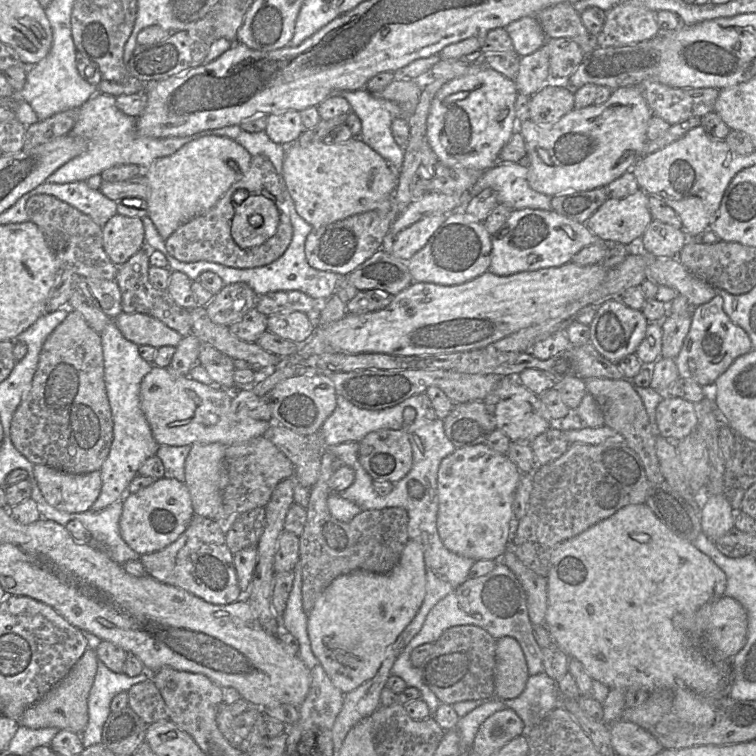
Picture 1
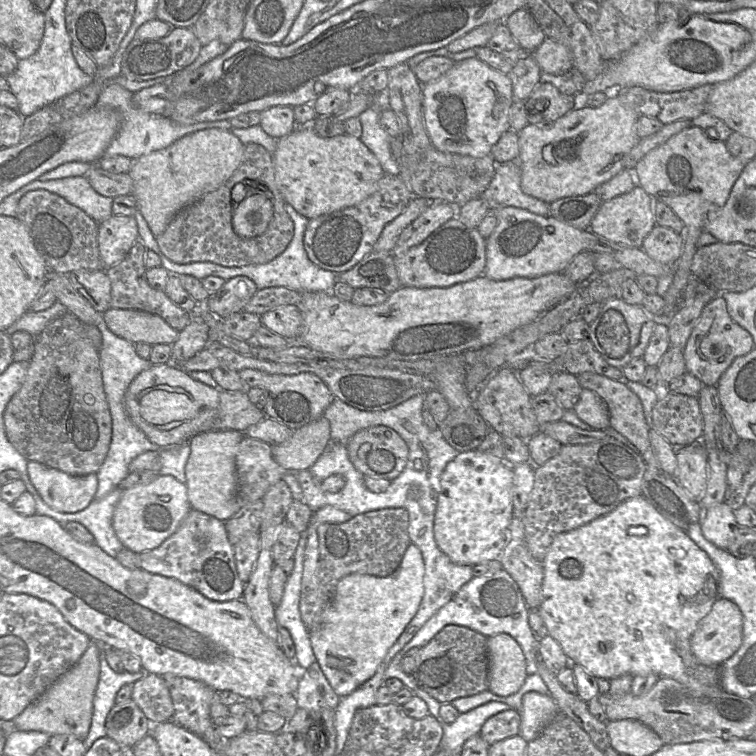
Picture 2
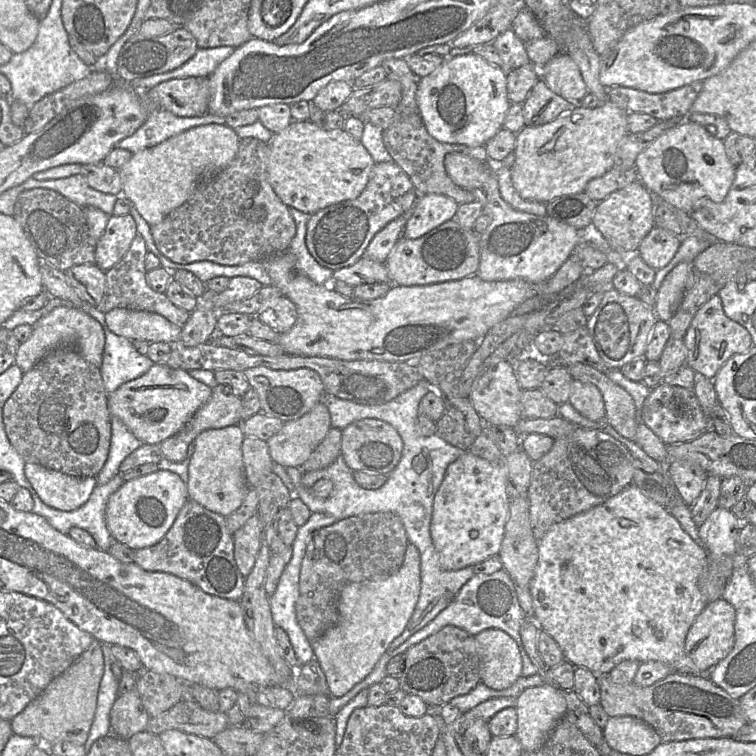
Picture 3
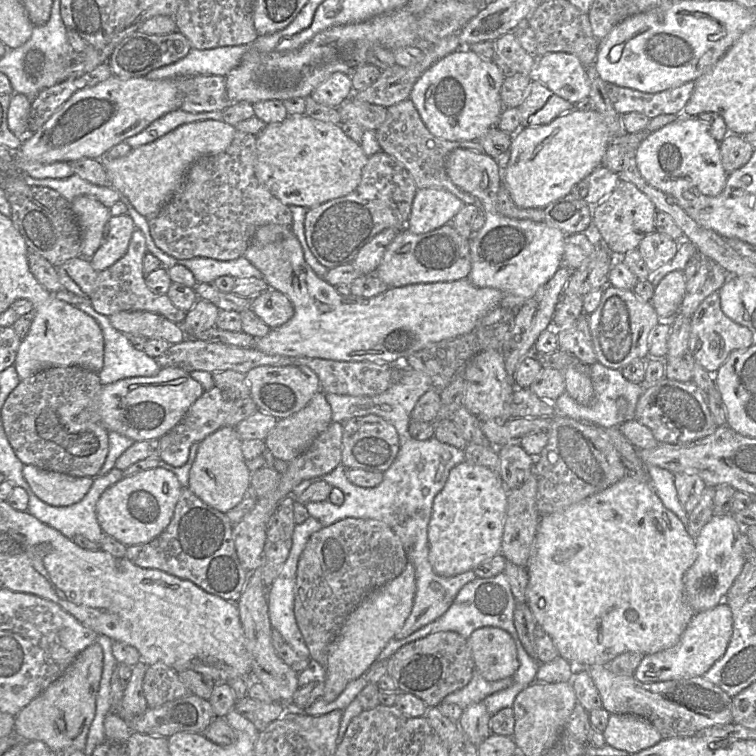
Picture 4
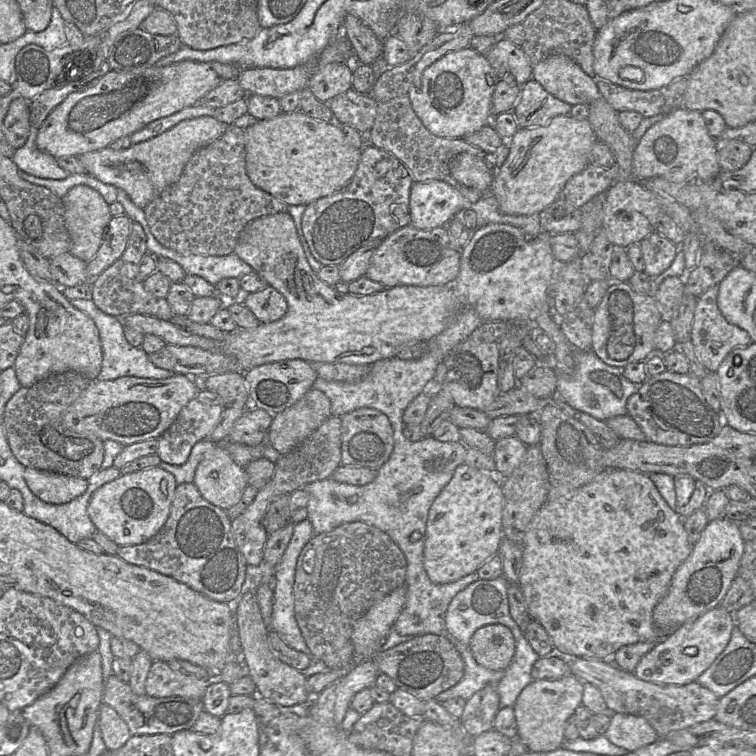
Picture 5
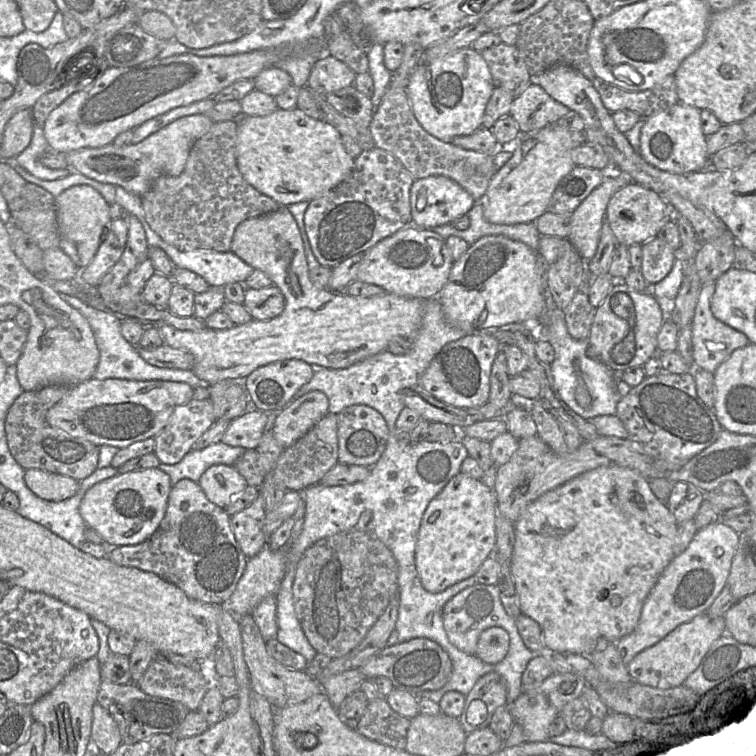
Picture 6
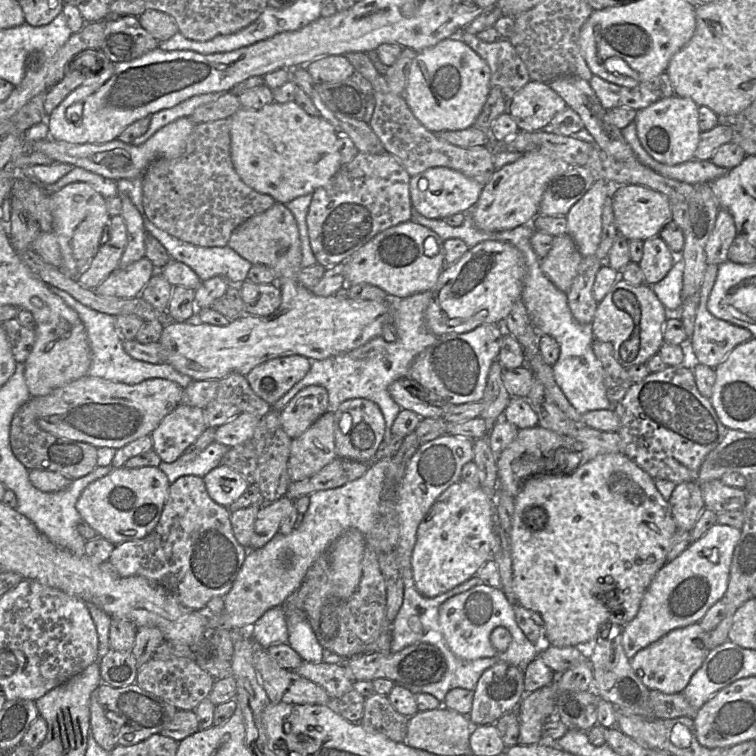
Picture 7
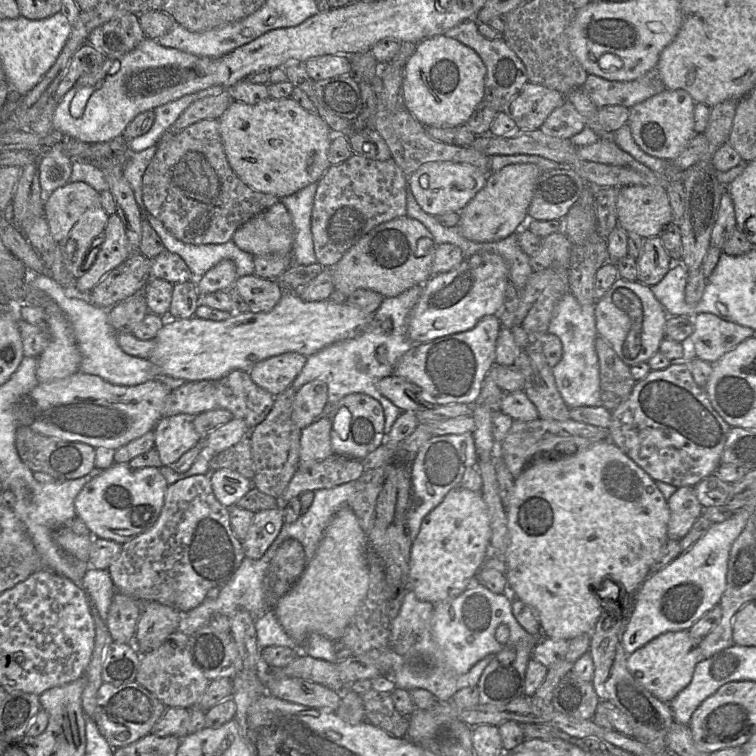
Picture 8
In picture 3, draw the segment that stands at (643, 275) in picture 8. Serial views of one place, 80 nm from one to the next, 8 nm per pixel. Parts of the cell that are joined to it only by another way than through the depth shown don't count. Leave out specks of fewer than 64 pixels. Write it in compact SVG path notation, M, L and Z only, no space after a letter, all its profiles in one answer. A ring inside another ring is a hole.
M654 226L642 239L638 255L654 270L664 268L674 257L681 238L671 231Z

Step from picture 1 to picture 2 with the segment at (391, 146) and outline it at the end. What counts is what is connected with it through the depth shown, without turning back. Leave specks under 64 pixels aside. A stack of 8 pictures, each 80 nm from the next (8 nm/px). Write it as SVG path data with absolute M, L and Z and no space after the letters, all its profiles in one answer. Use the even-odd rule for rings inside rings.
M371 106L358 116L362 125L359 139L377 157L385 174L399 175L400 168L391 152L391 137L380 125L381 110Z

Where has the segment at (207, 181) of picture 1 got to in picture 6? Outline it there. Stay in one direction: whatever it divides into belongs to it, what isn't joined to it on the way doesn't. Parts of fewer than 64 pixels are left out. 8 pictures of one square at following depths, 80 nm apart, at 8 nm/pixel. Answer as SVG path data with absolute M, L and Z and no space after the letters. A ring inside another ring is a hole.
M204 114L175 120L138 144L116 146L113 143L99 148L81 148L65 154L68 168L101 183L120 186L142 197L152 182L161 175L178 176L186 165L194 143L205 135L213 121Z

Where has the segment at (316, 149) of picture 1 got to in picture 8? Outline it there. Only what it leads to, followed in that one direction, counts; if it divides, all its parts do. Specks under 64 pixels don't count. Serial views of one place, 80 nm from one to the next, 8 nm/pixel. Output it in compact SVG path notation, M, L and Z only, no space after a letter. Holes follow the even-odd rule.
M271 97L255 105L234 100L218 119L225 154L230 167L239 179L255 191L286 197L318 182L331 166L328 152L332 142L332 131L318 113L302 108L291 97Z

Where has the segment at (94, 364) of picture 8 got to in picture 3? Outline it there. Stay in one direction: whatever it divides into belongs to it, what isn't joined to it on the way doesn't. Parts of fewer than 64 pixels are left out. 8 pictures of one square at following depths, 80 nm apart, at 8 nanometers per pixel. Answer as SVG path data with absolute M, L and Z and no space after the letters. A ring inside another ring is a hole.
M89 303L83 304L81 310L97 320L105 334L103 363L100 370L108 394L122 384L142 376L153 366L154 362L147 355L140 354L131 340L116 335L108 328L105 313Z

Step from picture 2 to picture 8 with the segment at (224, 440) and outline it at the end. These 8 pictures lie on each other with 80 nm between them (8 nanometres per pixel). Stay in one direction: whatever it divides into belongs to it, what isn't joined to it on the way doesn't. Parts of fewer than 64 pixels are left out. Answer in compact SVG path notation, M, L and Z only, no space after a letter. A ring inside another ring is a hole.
M222 468L209 474L212 490L223 506L231 508L252 488L252 480L240 473Z

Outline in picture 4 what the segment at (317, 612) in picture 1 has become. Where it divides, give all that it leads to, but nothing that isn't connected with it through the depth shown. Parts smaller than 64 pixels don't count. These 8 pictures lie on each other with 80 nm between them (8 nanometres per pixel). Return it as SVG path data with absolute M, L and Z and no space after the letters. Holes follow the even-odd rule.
M407 561L399 576L369 593L348 616L339 634L329 645L323 700L334 701L349 682L369 669L387 643L403 627L411 613L415 593L415 568L412 562Z

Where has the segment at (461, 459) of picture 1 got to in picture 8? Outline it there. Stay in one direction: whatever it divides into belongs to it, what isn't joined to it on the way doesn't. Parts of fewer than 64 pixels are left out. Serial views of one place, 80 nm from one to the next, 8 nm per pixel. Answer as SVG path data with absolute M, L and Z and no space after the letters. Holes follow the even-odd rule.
M457 486L424 518L419 534L412 541L409 561L409 589L420 601L438 604L451 600L467 590L477 579L491 550L491 527L488 509L481 492Z

